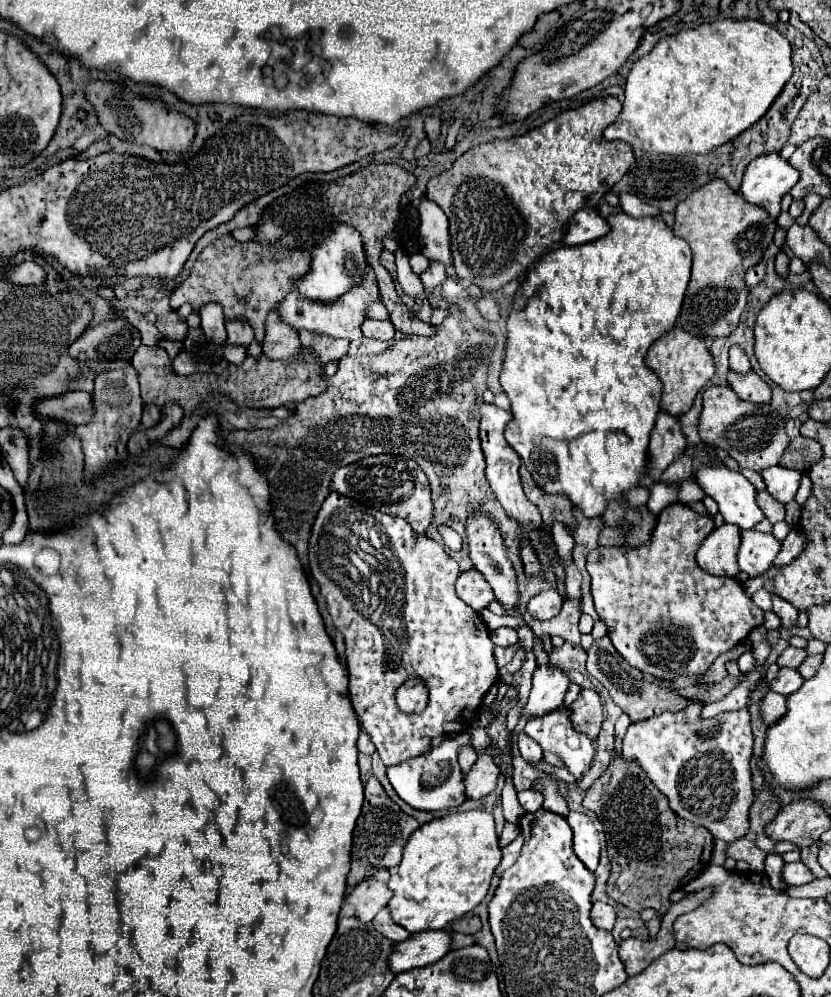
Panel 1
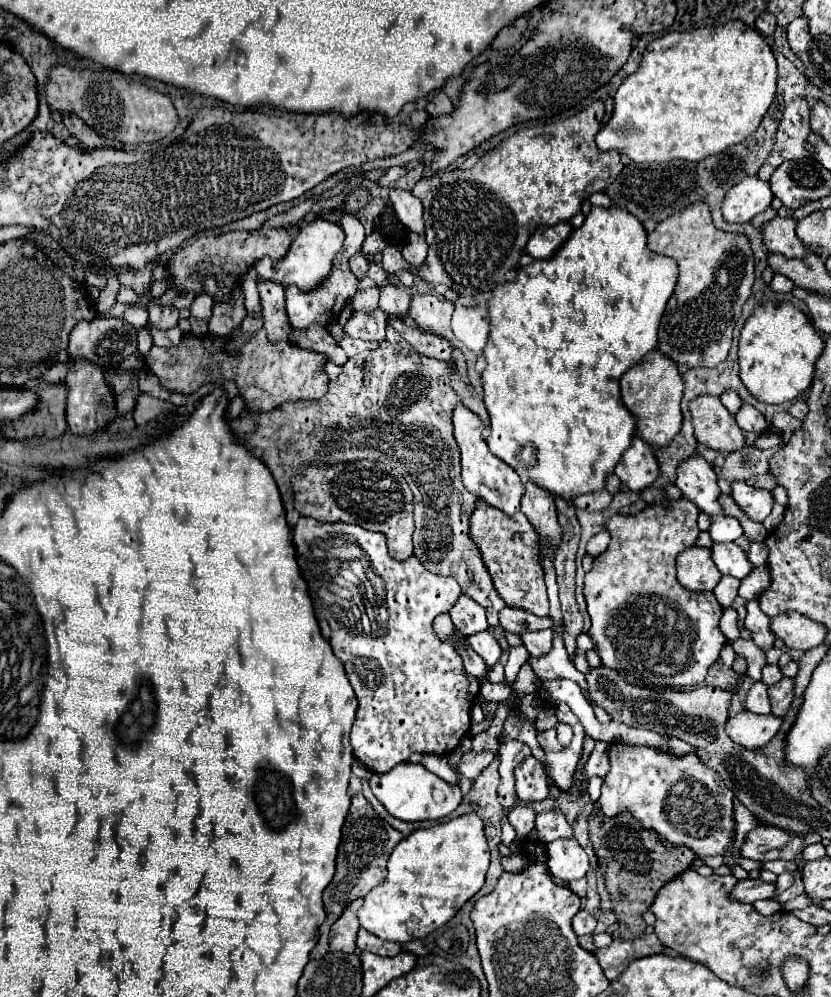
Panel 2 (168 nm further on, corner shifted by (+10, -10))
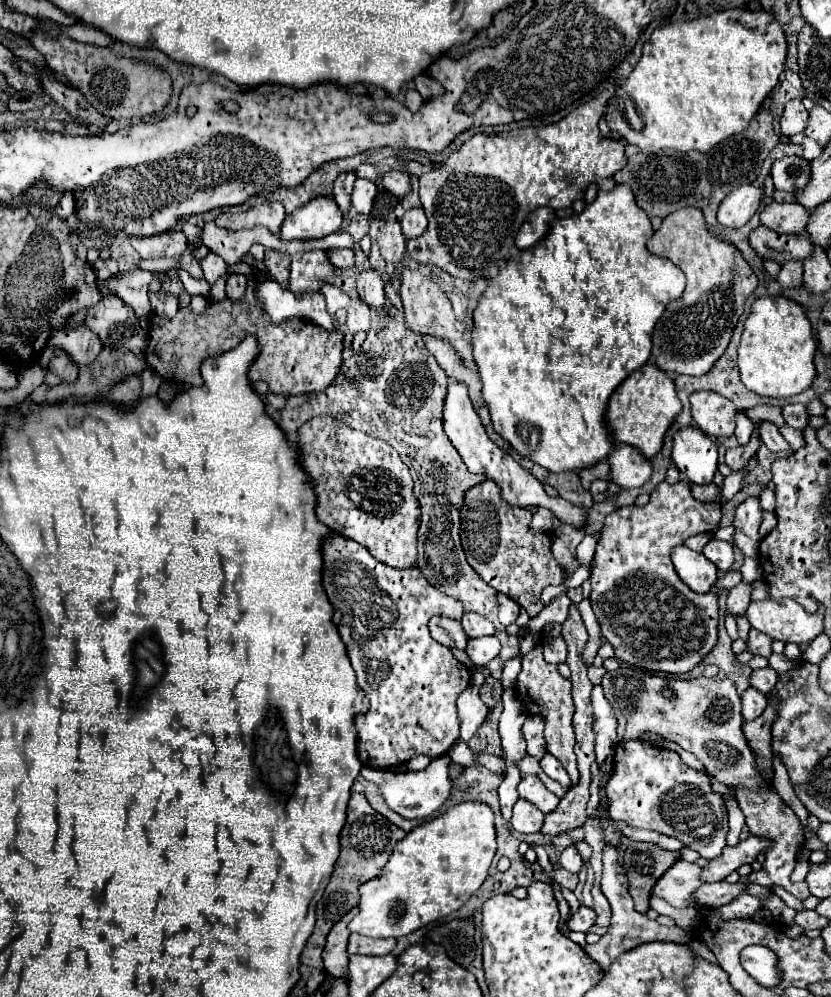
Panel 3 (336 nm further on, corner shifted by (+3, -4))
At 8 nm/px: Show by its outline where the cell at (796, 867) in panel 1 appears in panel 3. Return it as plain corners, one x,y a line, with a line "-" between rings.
716,882
716,884
704,884
700,890
696,890
696,908
718,908
728,904
732,898
744,894
744,884
728,884
728,882

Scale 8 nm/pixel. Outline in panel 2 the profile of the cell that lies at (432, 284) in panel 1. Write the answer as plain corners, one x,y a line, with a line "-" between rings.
409,234
405,246
403,246
403,258
413,266
413,268
421,268
425,264
425,256
427,256
427,244
421,236
417,234

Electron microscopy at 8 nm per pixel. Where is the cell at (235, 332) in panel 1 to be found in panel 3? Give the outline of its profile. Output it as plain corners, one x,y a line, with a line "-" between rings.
232,274
226,282
226,296
230,300
240,300
244,296
246,284
248,284
248,278
244,274

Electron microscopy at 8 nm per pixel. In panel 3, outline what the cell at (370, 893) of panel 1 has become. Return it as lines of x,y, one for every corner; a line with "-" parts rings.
348,918
340,920
336,926
332,926
328,938
326,938
326,950
322,952
322,960
324,960
324,968
328,970
330,976
334,978
342,978
346,976
346,968
348,968

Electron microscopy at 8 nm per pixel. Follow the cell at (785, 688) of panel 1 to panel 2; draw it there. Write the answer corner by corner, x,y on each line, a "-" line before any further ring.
755,682
747,692
747,710
755,714
771,714
771,700
769,700
769,686

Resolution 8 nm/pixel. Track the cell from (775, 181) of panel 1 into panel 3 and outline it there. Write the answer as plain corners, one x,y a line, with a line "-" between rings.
744,184
720,202
716,218
726,228
742,228
758,210
760,200
762,200
762,188

